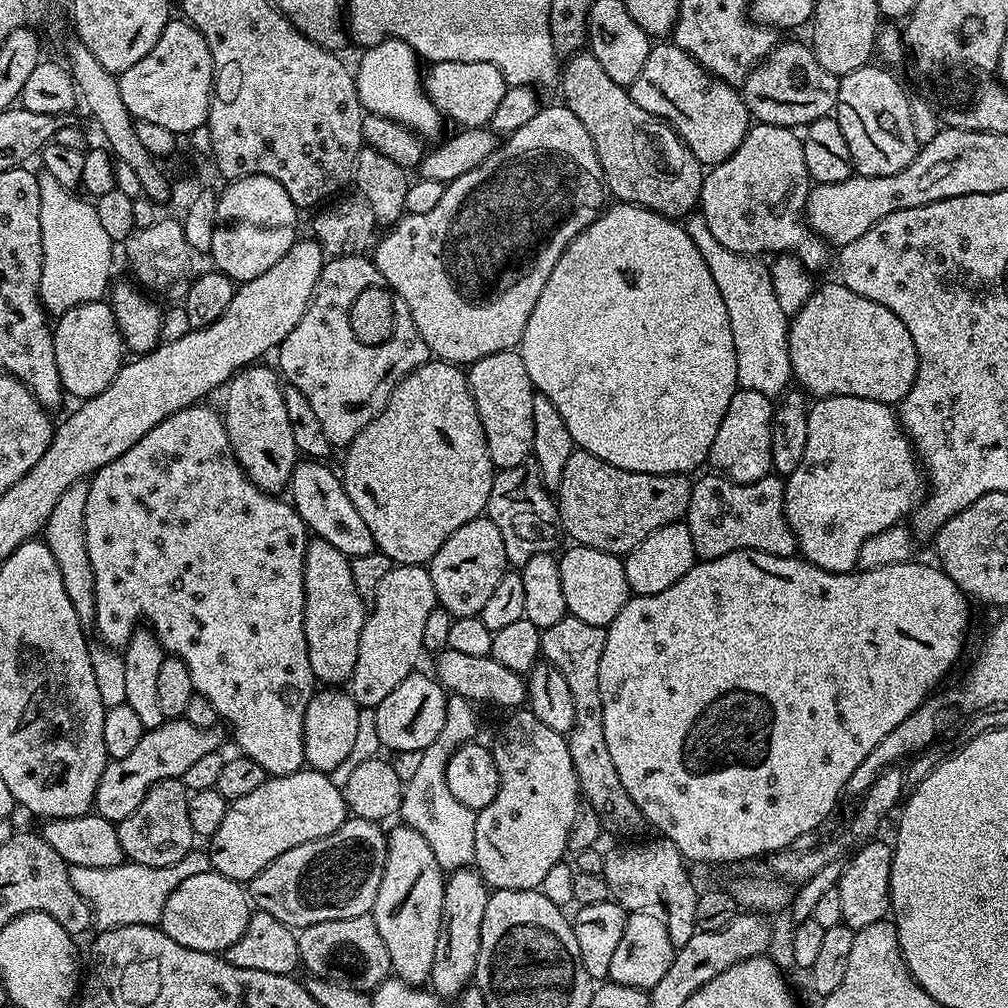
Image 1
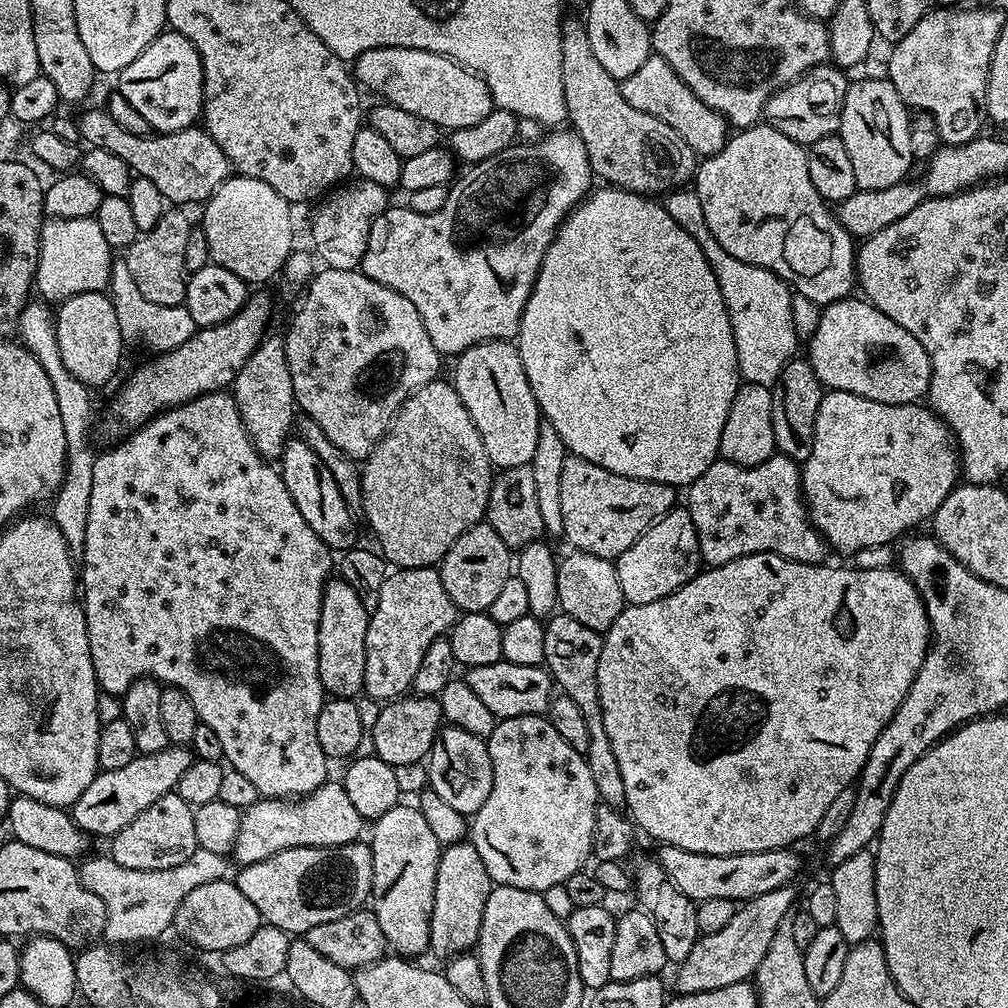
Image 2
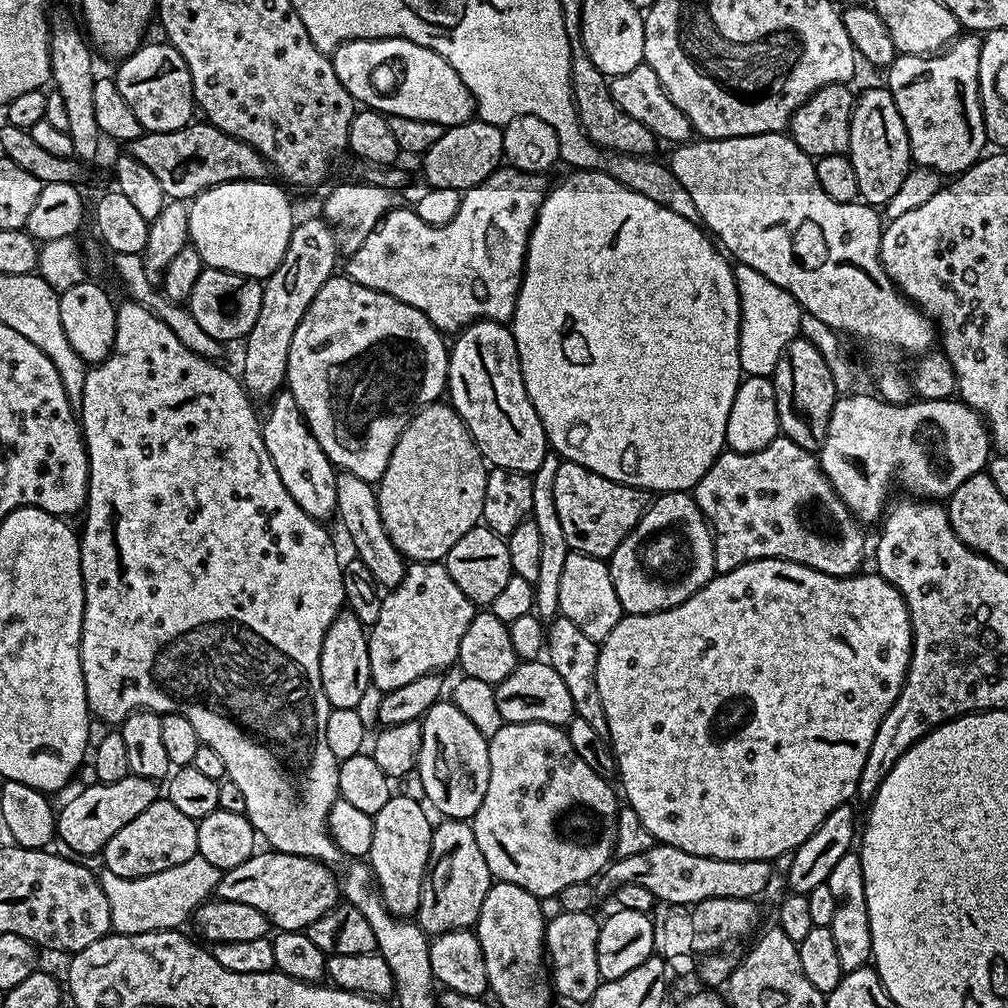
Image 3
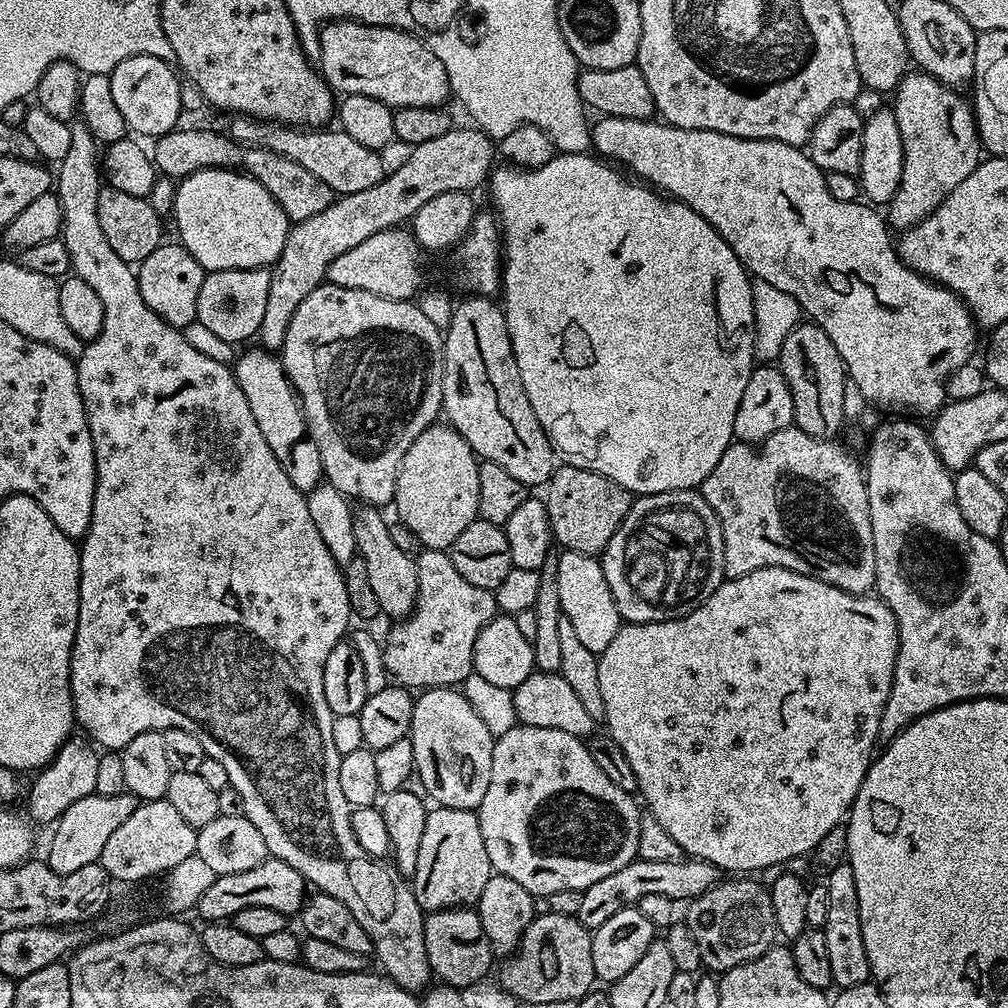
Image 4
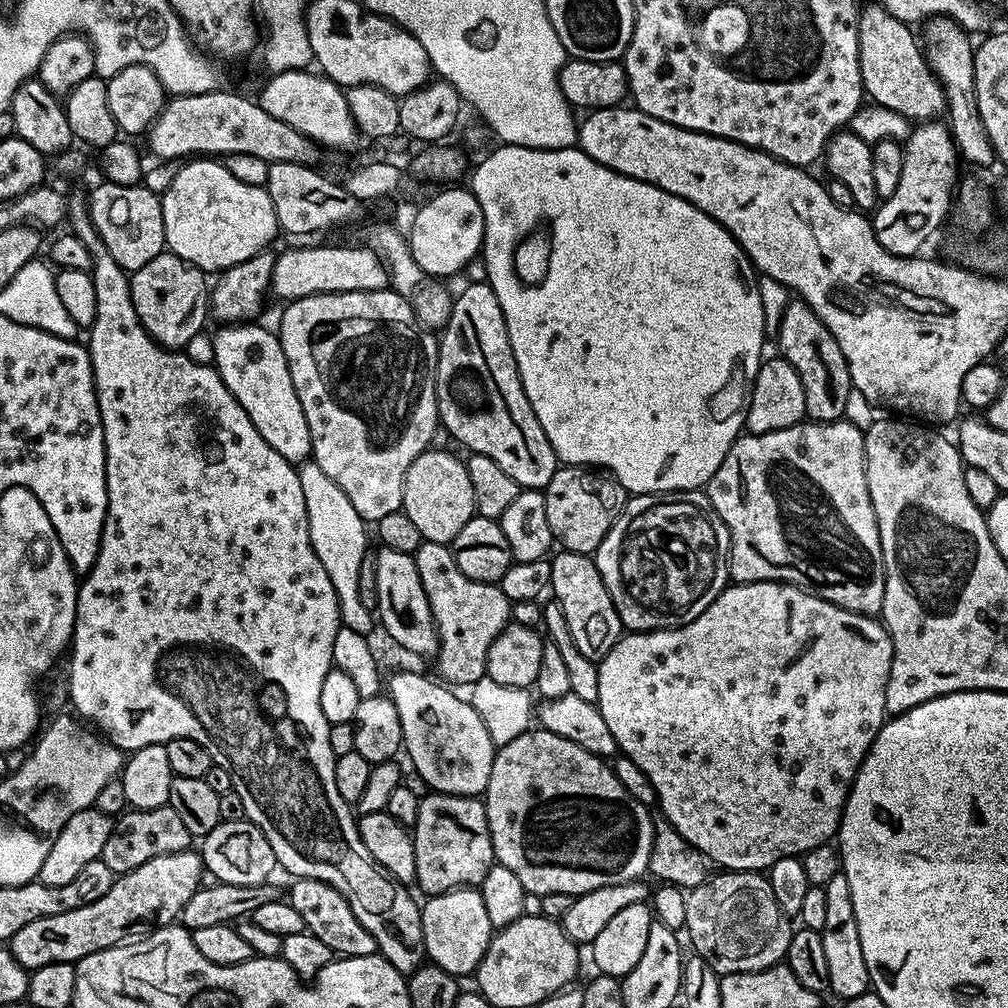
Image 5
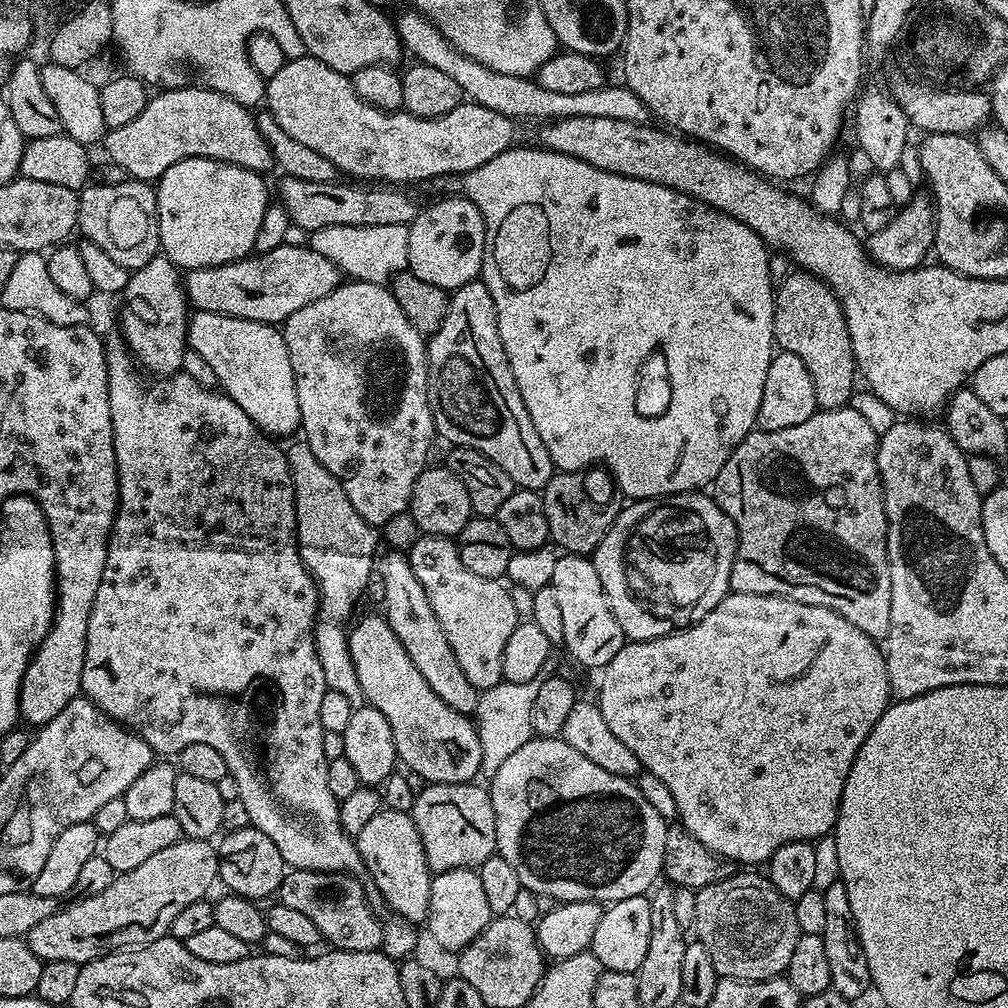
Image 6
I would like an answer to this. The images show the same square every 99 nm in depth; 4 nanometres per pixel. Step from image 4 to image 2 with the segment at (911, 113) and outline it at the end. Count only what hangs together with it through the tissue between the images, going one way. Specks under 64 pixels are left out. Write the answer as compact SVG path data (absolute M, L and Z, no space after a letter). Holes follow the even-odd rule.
M995 6L935 8L924 13L906 38L891 45L886 79L909 109L932 115L945 145L965 144L981 135L986 121L988 67L1006 16Z

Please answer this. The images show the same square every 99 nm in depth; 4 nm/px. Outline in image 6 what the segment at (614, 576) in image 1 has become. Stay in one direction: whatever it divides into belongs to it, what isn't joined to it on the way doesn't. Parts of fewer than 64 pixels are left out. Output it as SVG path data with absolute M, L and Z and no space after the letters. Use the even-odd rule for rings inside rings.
M560 554L558 563L554 566L554 578L550 587L558 597L562 613L562 638L563 647L584 668L596 668L602 670L622 650L626 643L626 637L622 626L618 626L618 618L614 618L614 610L610 610L610 602L606 598L606 590L602 590L602 578L598 578L595 559L584 554Z

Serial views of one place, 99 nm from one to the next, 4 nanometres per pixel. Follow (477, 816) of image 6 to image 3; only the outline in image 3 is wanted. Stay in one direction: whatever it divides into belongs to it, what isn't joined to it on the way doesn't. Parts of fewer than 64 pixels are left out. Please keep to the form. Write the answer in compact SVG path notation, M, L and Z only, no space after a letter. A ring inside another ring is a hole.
M441 819L432 829L432 845L428 859L428 872L422 882L422 898L414 917L425 936L435 938L444 932L471 929L482 910L482 902L486 902L486 894L493 886L494 877L490 866L486 866L486 858L482 858L482 850L478 850L478 838L474 838L471 823L466 820Z

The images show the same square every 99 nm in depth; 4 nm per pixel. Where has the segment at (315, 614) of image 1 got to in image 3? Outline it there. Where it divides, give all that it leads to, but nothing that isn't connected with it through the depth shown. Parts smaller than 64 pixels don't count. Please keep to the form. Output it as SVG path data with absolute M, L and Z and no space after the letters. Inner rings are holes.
M342 610L330 622L326 638L322 638L322 658L320 659L322 690L326 690L329 709L361 707L364 695L372 688L370 674L370 650L368 649L368 632L352 611Z

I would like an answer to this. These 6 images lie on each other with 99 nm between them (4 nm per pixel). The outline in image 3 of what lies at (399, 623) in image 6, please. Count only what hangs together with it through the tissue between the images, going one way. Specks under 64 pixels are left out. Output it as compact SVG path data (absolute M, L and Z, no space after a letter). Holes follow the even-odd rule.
M337 471L336 474L336 511L344 523L344 532L352 543L354 556L366 564L377 585L387 590L402 582L406 571L404 555L390 542L386 526L382 526L382 514L378 510L376 488L369 481L358 478L358 474Z

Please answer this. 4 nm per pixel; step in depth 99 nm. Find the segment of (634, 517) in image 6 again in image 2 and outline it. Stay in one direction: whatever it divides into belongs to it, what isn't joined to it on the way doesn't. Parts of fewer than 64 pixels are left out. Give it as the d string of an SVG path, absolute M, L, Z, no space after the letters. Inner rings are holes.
M677 506L656 520L614 563L618 586L622 586L628 604L658 602L658 598L666 598L666 594L674 594L674 590L686 586L702 570L698 534L687 507Z

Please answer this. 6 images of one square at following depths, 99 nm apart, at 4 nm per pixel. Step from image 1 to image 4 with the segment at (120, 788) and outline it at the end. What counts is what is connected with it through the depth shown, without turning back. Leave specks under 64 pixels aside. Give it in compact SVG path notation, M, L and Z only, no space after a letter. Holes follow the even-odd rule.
M125 791L122 794L113 796L90 795L86 798L78 798L67 810L55 821L52 832L52 849L46 856L46 863L50 870L54 870L60 876L74 874L74 870L82 870L82 866L90 866L97 863L102 854L102 849L106 847L106 842L110 839L110 834L134 814L137 806L137 799L131 792Z

